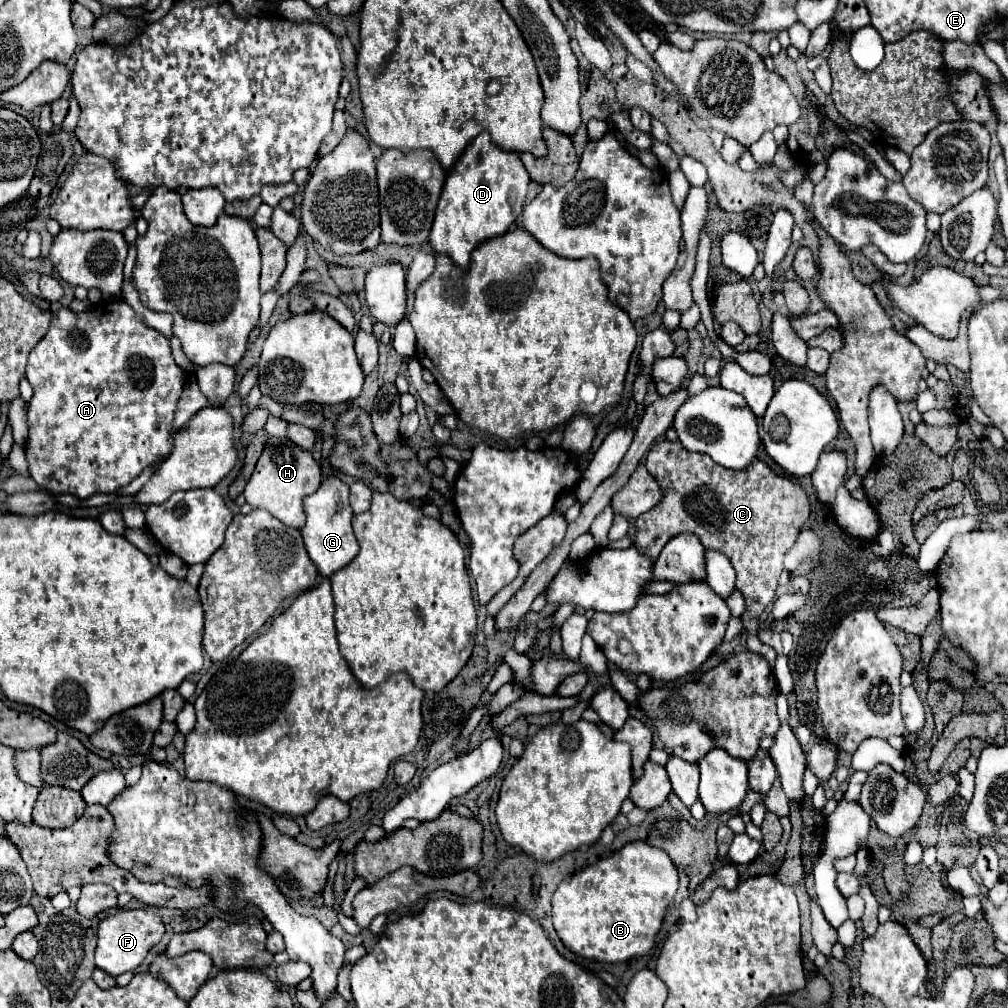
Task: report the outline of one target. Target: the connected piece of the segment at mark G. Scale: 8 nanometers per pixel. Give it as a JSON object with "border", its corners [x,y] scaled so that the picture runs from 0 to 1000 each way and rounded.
{"border":[[[329,471],[319,477],[317,485],[312,491],[302,495],[302,507],[306,511],[306,517],[300,523],[302,541],[308,555],[321,572],[327,572],[331,566],[343,563],[355,551],[355,537],[349,527],[351,509],[345,491],[347,491],[345,481],[341,481],[335,473]]]}

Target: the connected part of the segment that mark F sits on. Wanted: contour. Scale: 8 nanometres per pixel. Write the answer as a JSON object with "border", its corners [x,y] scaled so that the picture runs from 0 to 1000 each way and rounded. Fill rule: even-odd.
{"border":[[[125,902],[103,912],[97,918],[97,939],[95,939],[95,959],[117,969],[125,963],[133,963],[147,947],[147,943],[159,936],[163,928],[163,914],[149,902]]]}

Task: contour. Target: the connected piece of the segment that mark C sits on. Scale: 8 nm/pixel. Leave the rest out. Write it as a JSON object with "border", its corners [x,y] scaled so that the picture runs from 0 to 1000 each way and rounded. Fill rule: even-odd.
{"border":[[[661,436],[647,441],[647,445],[641,451],[641,465],[659,483],[659,495],[655,497],[655,501],[645,505],[643,509],[637,509],[631,515],[629,541],[635,541],[635,545],[639,545],[639,549],[643,549],[645,553],[653,553],[665,533],[677,527],[685,527],[692,531],[694,539],[700,545],[710,545],[718,549],[730,564],[730,584],[740,594],[740,606],[734,612],[738,624],[742,628],[750,626],[750,612],[754,612],[754,608],[768,594],[772,572],[778,564],[778,549],[790,539],[798,519],[804,513],[804,499],[798,485],[788,483],[788,477],[782,473],[768,471],[768,467],[754,455],[748,455],[740,465],[726,467],[710,461],[704,453],[698,453],[696,449],[681,447],[673,438]]]}

